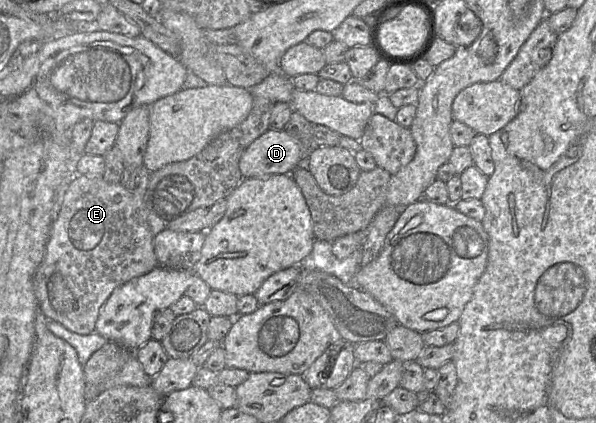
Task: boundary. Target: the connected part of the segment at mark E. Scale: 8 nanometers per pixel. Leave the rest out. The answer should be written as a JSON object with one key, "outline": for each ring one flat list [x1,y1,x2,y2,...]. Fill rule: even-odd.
{"outline":[[82,175,70,184,52,223,44,257,33,277,38,308,47,320,57,321,77,334,94,333,100,308,113,290,158,266,148,211,145,195,137,195,120,183,110,184,102,177]]}

